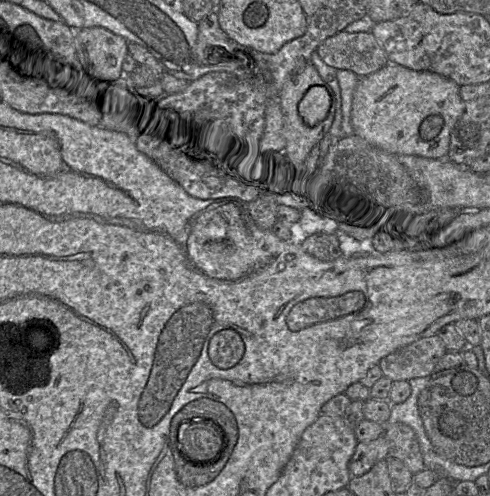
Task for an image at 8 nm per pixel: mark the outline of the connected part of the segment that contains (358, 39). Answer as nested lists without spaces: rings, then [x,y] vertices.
[[[339,32],[325,39],[315,52],[328,66],[352,71],[359,77],[370,75],[388,63],[386,54],[371,32]]]

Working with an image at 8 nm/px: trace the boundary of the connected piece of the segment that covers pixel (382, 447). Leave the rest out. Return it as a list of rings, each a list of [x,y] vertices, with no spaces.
[[[383,434],[371,441],[358,442],[349,461],[350,475],[361,476],[376,462],[387,457],[387,442]]]

